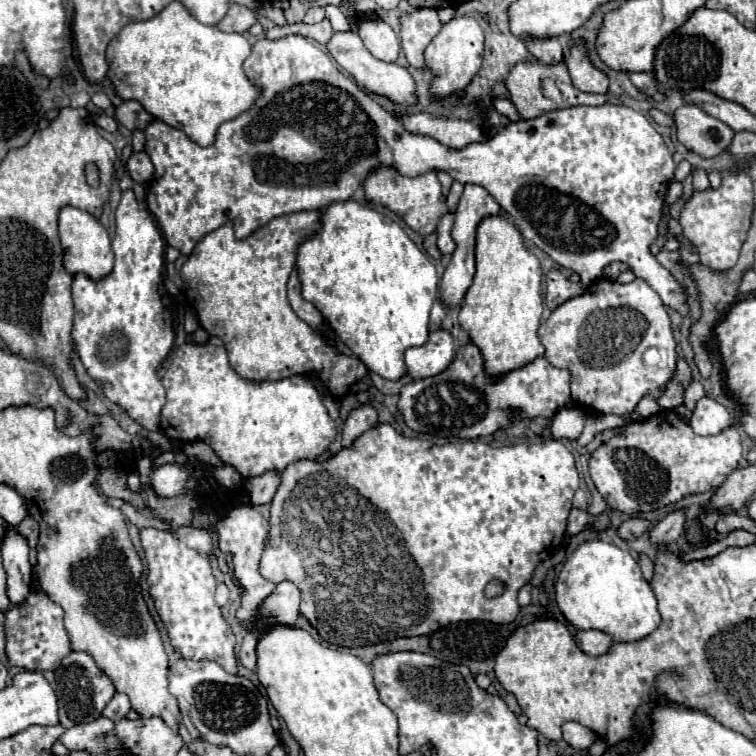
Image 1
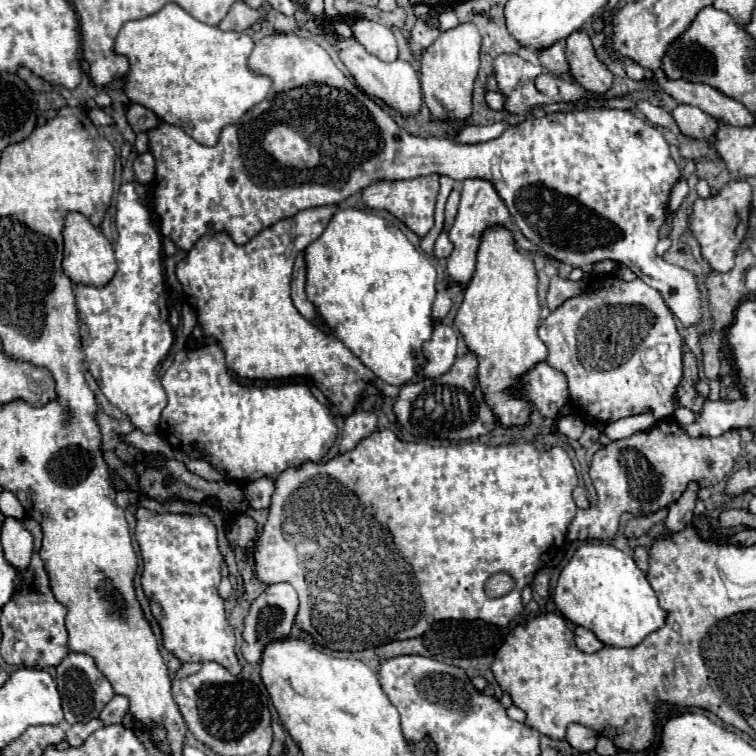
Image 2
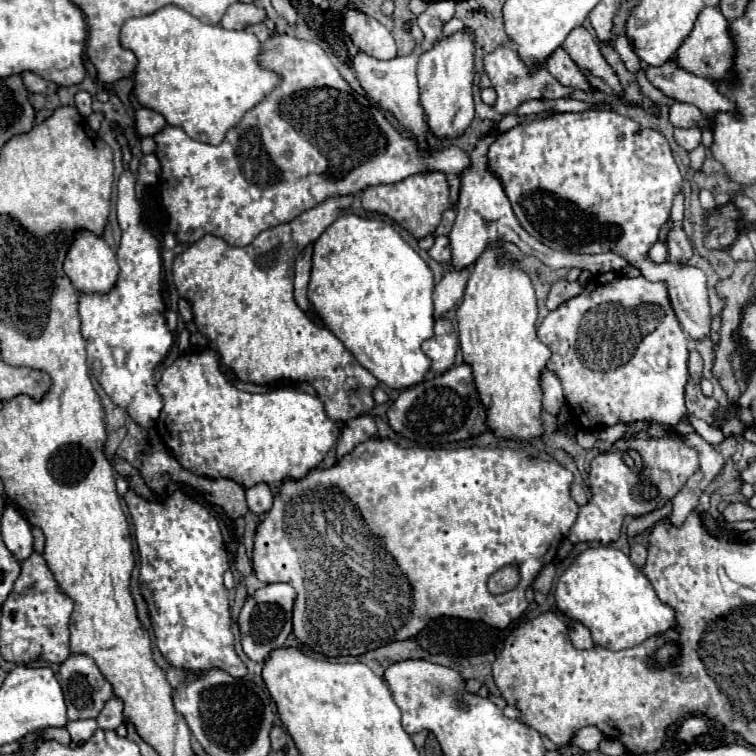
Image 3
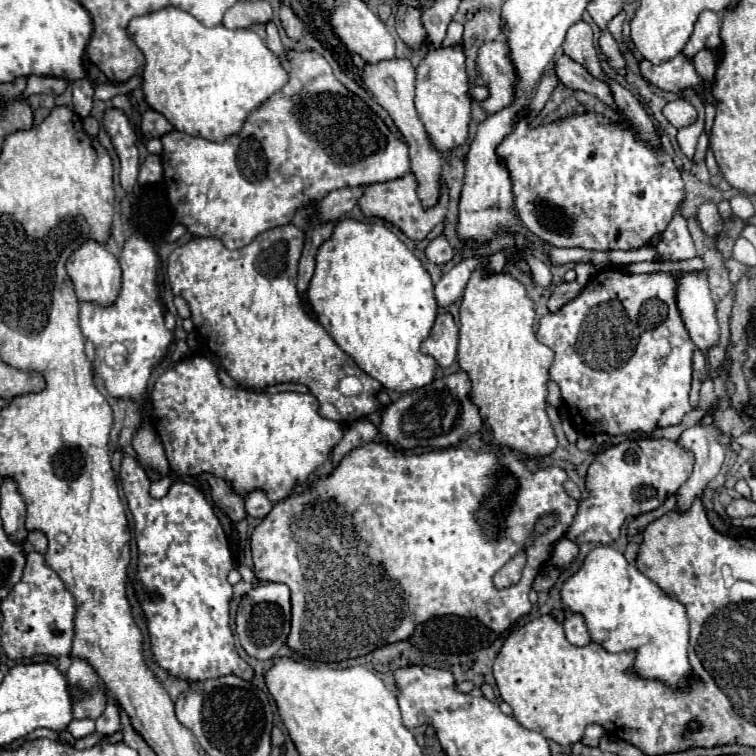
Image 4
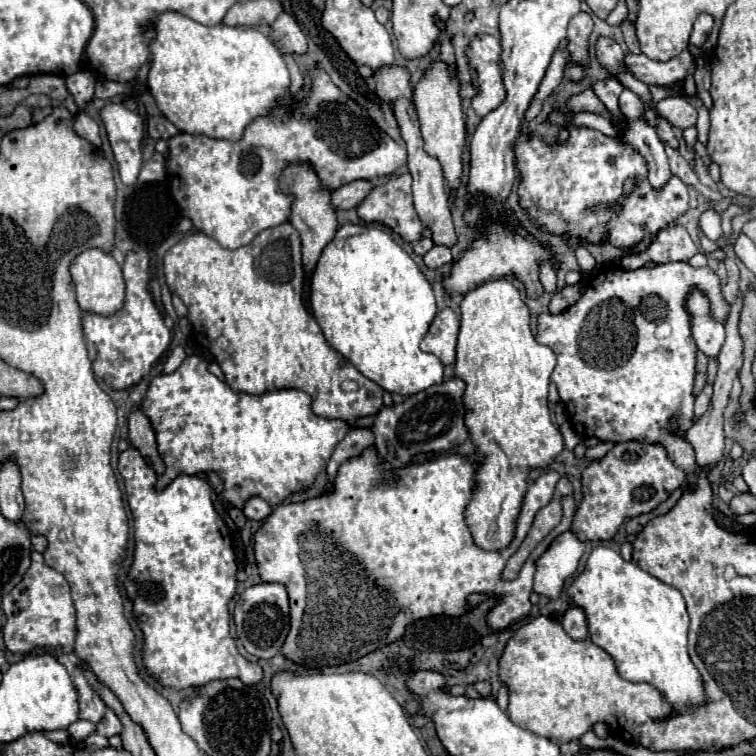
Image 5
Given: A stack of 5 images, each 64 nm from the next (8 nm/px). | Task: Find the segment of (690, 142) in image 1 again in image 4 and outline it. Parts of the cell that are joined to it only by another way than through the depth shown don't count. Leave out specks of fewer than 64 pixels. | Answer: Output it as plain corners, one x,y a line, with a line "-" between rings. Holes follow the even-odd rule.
684,98
666,102
666,106
662,108
662,114
666,116
666,120
672,126
690,126
696,122
696,116
698,116
696,108
690,102
686,102

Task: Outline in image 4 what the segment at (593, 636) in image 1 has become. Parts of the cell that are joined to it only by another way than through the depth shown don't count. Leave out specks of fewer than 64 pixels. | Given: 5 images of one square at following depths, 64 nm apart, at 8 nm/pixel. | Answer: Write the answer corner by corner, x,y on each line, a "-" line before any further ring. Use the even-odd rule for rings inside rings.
568,614
568,618
564,620
564,632
566,632
568,642
572,642
576,646
590,644
590,634
588,634
584,616
580,616
580,614

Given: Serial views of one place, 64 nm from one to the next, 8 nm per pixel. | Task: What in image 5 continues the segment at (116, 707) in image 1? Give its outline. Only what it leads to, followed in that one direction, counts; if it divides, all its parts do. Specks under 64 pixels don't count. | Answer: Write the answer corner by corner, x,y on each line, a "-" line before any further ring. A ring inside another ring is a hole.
106,710
106,714
104,714
104,718
100,720
96,732
98,732
100,736
110,738
110,736
116,736
116,734
122,732
122,724
120,724
120,720
116,718
116,714
114,714
112,710

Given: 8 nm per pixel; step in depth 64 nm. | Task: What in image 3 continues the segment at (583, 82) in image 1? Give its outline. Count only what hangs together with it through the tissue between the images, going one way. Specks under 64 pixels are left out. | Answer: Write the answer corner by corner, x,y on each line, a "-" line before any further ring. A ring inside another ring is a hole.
584,26
574,28
568,34
568,38
564,40
562,48
578,64
578,68
582,72
586,72
592,88
596,88
596,90
600,90
604,94
610,94
610,96
618,96
618,98
624,94
624,88
620,84
618,76
608,66
608,62
600,54
598,44
594,42
592,34

